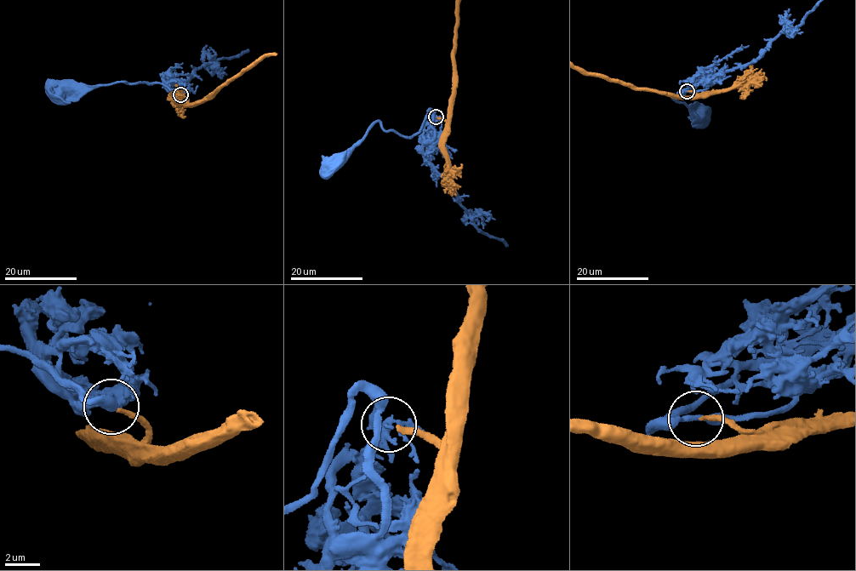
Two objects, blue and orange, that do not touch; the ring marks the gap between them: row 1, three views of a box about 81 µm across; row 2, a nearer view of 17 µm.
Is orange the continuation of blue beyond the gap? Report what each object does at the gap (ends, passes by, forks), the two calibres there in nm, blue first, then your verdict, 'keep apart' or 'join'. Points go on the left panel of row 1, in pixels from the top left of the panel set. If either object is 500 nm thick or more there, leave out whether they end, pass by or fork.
blue passes by | orange ends | 320/280 nm | keep apart

